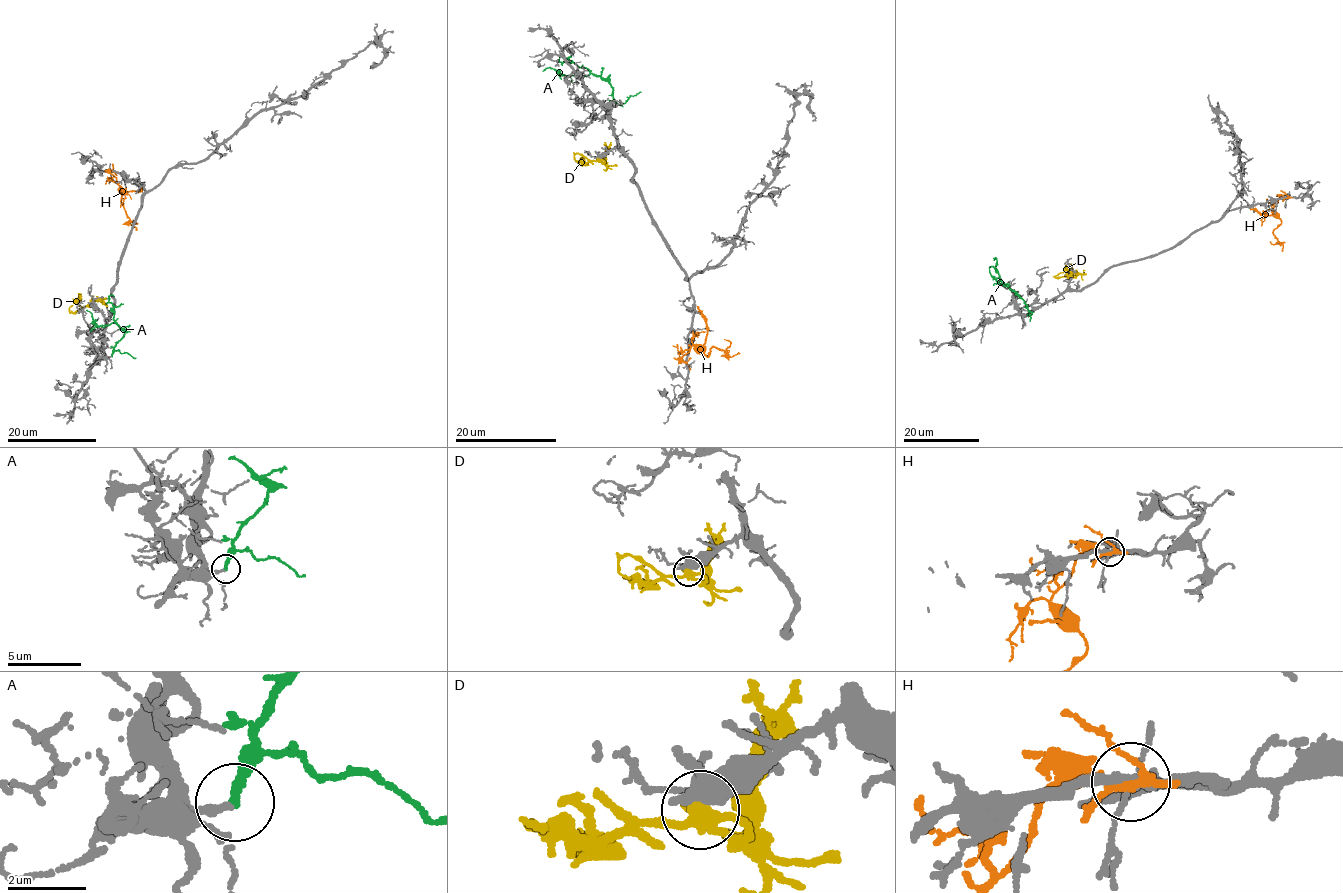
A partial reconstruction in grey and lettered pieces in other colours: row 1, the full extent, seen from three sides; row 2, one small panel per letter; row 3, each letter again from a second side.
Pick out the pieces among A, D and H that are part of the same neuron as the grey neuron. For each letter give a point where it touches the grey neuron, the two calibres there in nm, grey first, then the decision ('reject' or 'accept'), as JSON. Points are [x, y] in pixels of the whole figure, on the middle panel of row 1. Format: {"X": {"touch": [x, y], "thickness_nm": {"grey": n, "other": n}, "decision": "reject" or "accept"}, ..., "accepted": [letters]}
{"A": {"touch": [617, 104], "thickness_nm": {"grey": 240, "other": 240}, "decision": "reject"}, "D": {"touch": [598, 159], "thickness_nm": {"grey": 440, "other": 400}, "decision": "reject"}, "H": {"touch": [687, 365], "thickness_nm": {"grey": 220, "other": 170}, "decision": "reject"}, "accepted": []}

